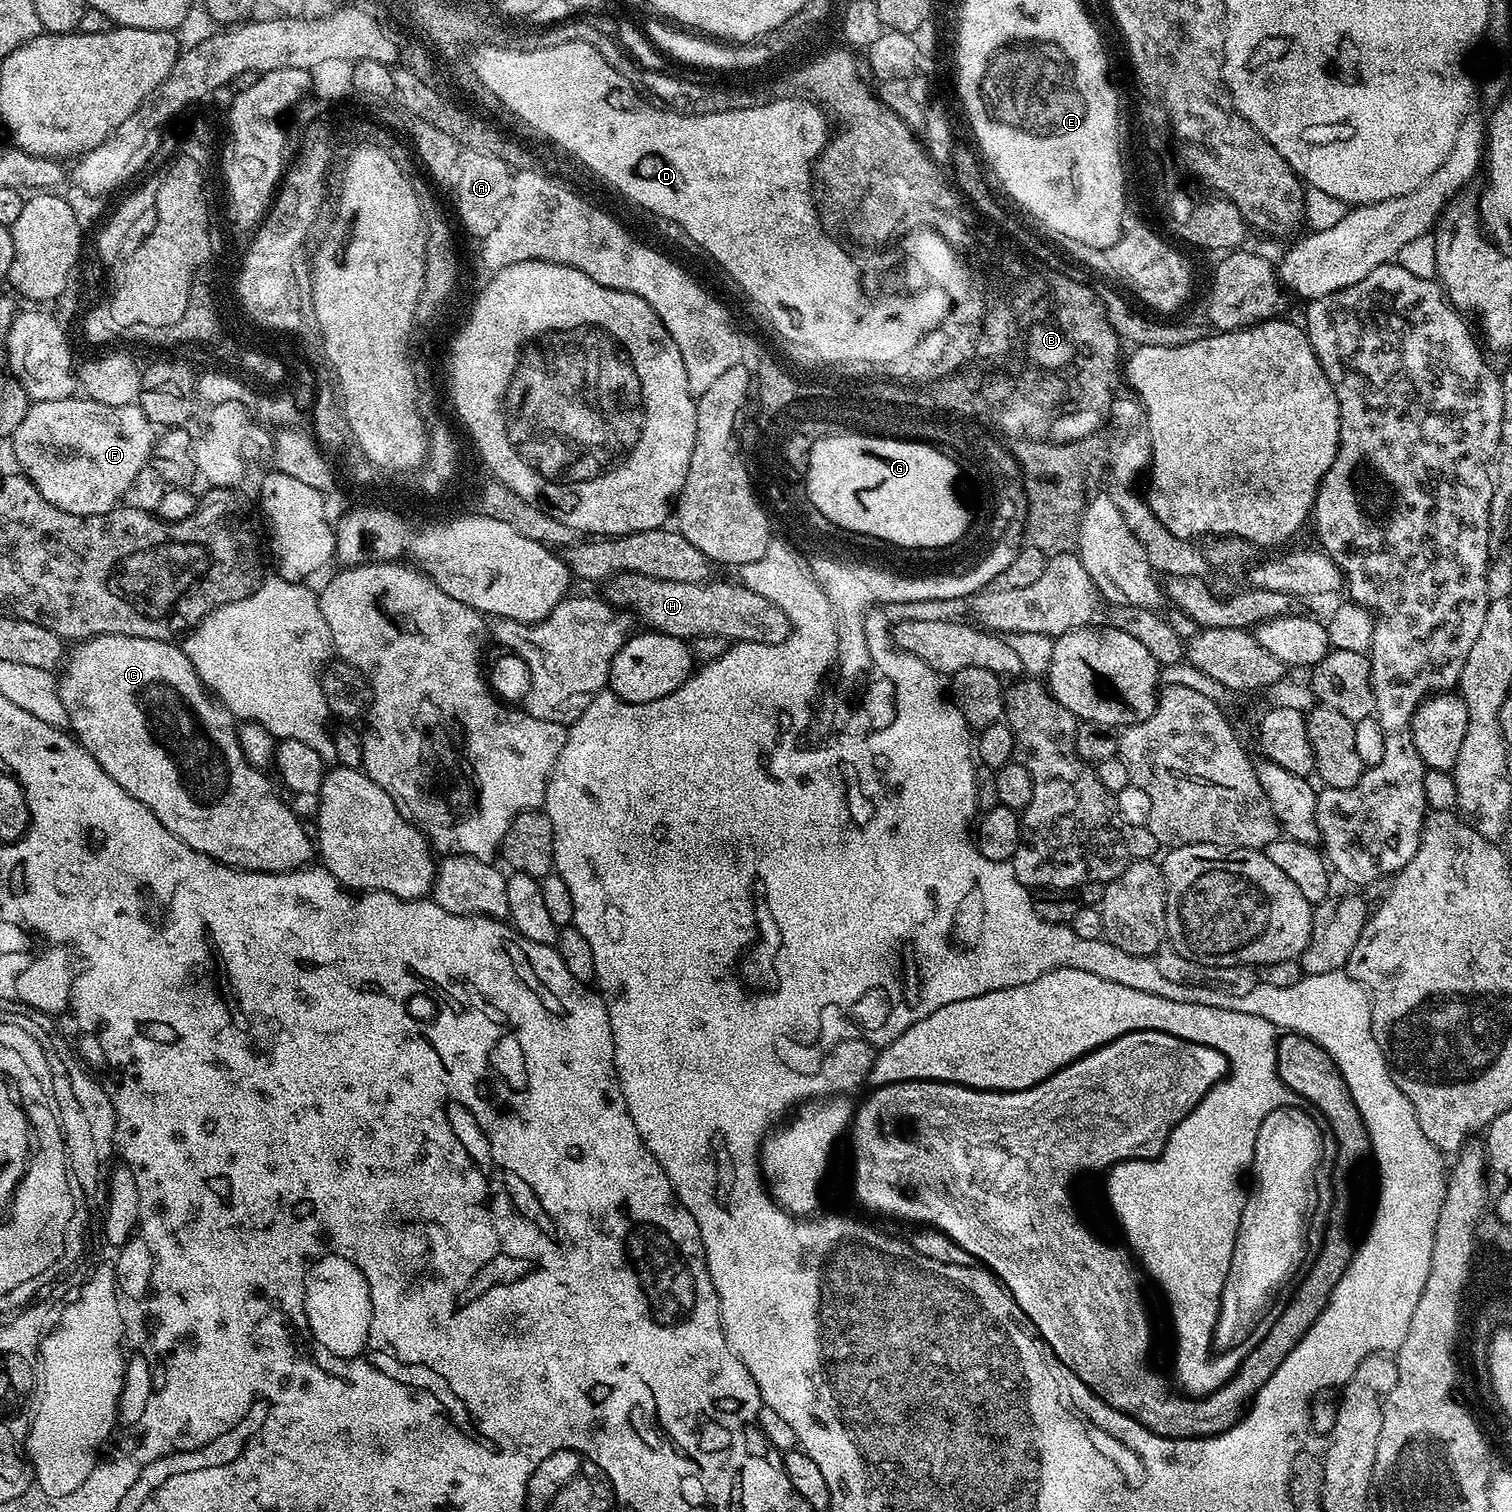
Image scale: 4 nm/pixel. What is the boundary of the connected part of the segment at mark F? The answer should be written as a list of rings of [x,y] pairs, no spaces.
[[[77,394],[57,400],[37,400],[29,403],[26,418],[18,422],[18,430],[10,437],[12,452],[20,463],[19,471],[58,510],[79,516],[105,516],[125,499],[132,483],[154,456],[157,429],[146,418],[139,403],[126,406],[106,406]]]

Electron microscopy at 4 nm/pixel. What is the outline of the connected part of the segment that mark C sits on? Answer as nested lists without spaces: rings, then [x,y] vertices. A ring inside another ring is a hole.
[[[92,636],[89,640],[79,641],[76,648],[67,653],[62,665],[62,671],[58,676],[58,689],[62,705],[64,705],[68,715],[67,727],[71,735],[80,741],[80,745],[96,759],[98,766],[126,790],[142,806],[146,806],[186,846],[190,846],[196,852],[206,854],[218,862],[222,862],[231,868],[241,868],[247,872],[291,872],[294,868],[303,868],[311,865],[314,860],[314,840],[303,828],[301,817],[286,803],[280,801],[278,793],[272,789],[270,781],[264,777],[265,773],[247,761],[239,745],[238,721],[223,704],[205,688],[196,676],[194,666],[190,658],[186,658],[183,647],[179,643],[166,640],[151,640],[150,638],[134,638],[133,636]]]

